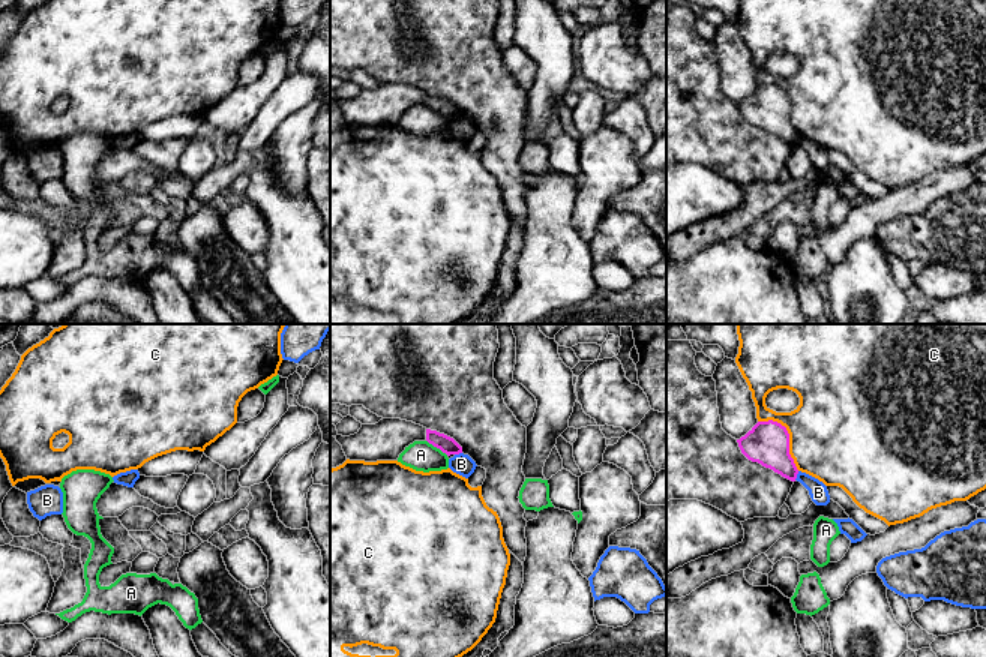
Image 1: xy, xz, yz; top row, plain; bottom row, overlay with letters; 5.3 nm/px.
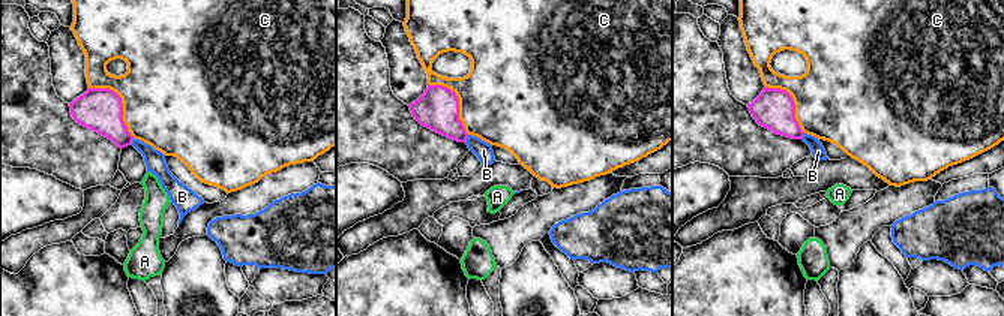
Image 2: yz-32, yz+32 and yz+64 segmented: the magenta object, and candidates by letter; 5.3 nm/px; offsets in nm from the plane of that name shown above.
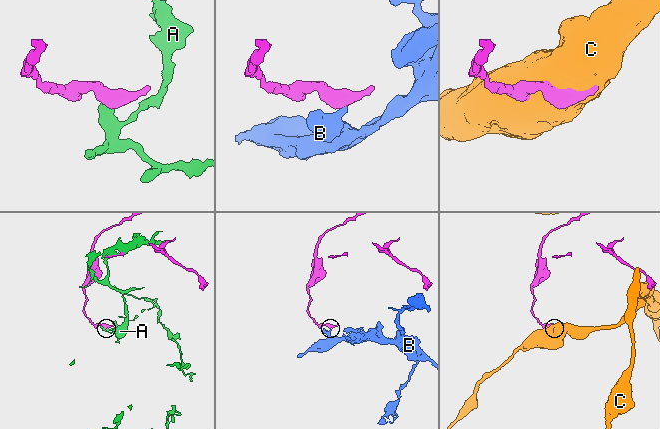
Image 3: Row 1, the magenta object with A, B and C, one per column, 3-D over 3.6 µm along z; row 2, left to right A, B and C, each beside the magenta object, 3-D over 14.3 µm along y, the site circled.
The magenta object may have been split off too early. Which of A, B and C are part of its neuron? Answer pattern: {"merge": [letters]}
{"merge": []}

